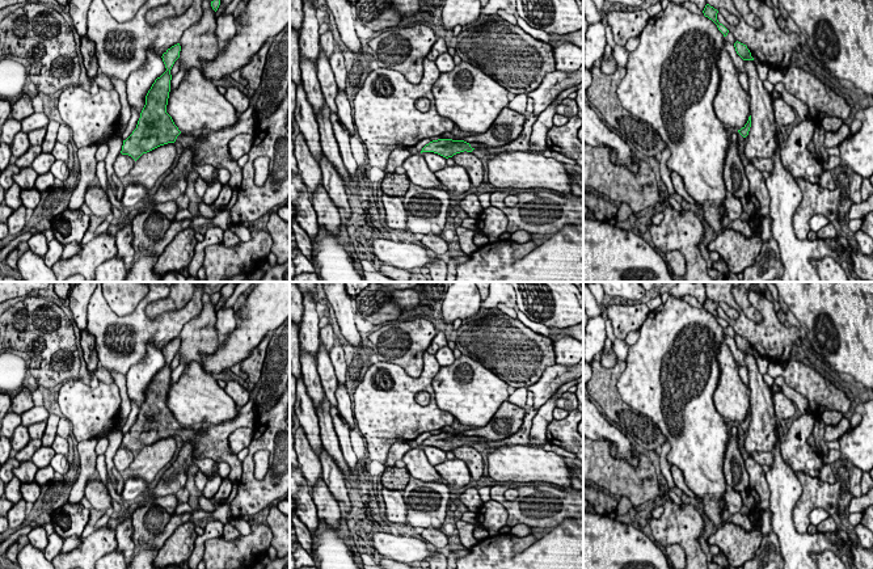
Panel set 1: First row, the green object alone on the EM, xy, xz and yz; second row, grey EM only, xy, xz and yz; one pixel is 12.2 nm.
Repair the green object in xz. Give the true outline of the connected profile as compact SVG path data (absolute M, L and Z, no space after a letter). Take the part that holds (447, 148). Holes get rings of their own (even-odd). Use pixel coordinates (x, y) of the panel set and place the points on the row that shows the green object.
M534 113L528 114L522 134L518 139L511 142L510 144L502 146L502 147L486 147L481 143L467 143L464 140L452 140L452 139L438 139L433 140L429 144L426 144L422 152L434 152L438 153L446 159L452 157L456 153L460 152L472 152L476 148L481 148L485 155L489 153L501 153L501 152L515 152L515 151L528 151L530 148L530 139L534 128L534 123L536 122L537 115Z

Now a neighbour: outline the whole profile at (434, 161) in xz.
M422 152L425 161L431 172L438 172L447 167L447 159L434 153L434 152Z

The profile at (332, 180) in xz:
M324 153L320 156L320 168L322 172L322 186L328 191L338 211L342 208L345 211L346 219L350 219L351 210L349 205L349 194L342 176L337 172L334 165Z

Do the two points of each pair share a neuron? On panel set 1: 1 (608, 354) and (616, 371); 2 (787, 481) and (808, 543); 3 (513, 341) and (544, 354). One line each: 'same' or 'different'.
1: different
2: same
3: same

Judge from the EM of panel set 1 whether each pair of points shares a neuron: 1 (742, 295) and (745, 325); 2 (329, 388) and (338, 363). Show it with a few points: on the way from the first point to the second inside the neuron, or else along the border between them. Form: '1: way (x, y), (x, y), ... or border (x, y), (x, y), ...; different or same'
1: border (732, 295), (749, 319), (756, 323), (762, 320); different
2: border (328, 354), (338, 382); different

